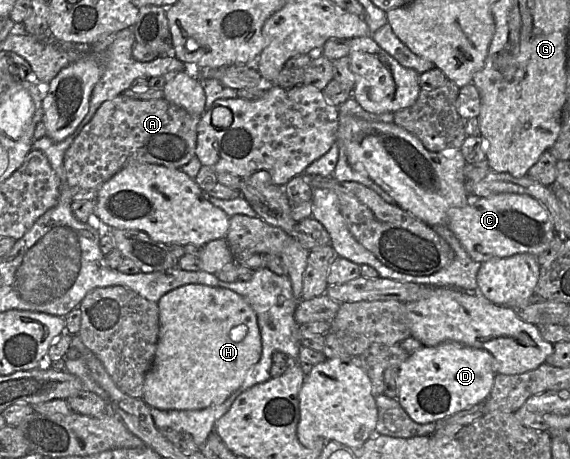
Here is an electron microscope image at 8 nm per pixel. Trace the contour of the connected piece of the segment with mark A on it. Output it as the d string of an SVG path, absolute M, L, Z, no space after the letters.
M120 94L101 104L64 154L73 199L95 200L99 188L130 164L147 163L181 169L194 156L200 116L165 98L140 100Z

